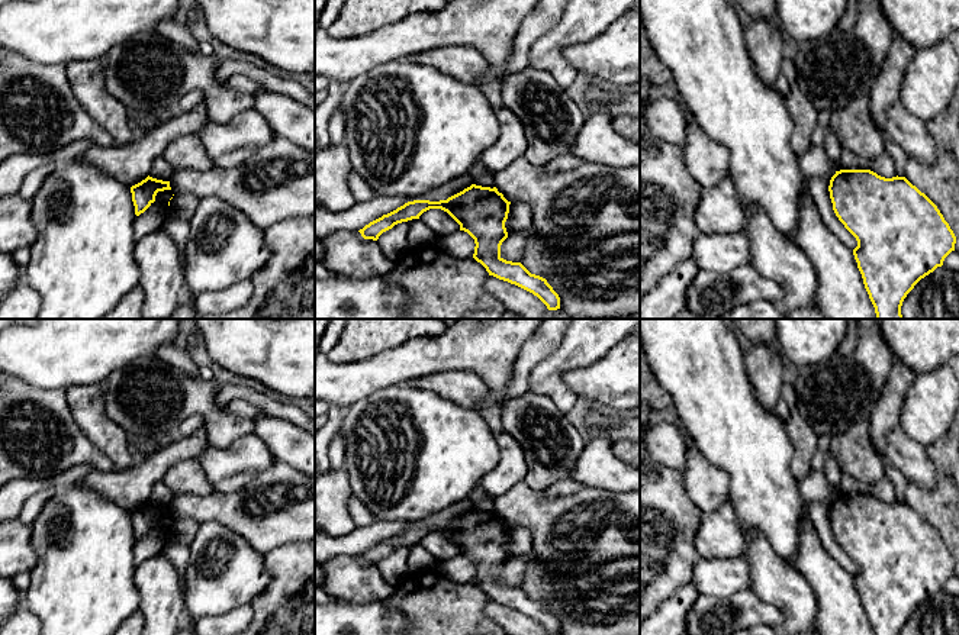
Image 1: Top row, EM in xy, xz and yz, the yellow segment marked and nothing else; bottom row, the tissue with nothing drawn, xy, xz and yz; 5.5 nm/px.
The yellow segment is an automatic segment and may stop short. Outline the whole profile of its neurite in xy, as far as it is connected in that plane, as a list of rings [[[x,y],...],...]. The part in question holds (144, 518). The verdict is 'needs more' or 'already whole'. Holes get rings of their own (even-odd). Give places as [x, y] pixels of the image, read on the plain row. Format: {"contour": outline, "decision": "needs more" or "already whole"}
{"contour": [[[147,502],[141,507],[131,512],[135,539],[144,538],[154,526],[158,516],[171,515],[170,506]]], "decision": "already whole"}

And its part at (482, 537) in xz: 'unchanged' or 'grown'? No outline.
unchanged

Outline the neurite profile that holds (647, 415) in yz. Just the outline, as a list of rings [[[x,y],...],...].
[[[646,404],[640,406],[640,426],[643,428],[644,433],[653,425],[656,418],[657,418],[657,413],[651,407],[649,407]]]

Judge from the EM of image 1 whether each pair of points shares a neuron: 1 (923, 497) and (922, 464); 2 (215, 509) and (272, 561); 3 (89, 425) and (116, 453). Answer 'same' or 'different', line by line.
1: different
2: different
3: same

